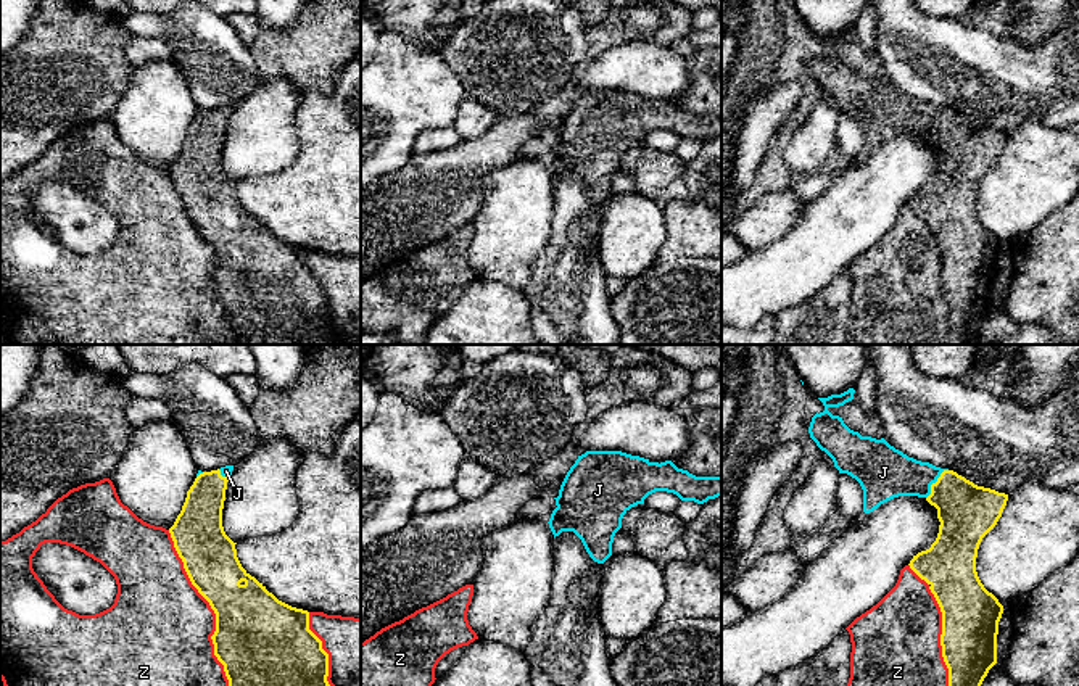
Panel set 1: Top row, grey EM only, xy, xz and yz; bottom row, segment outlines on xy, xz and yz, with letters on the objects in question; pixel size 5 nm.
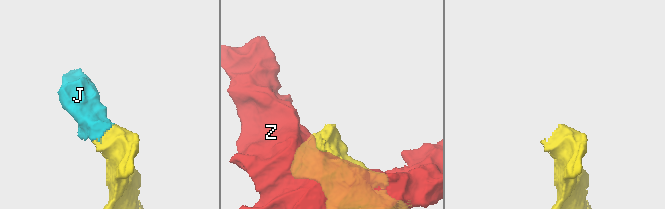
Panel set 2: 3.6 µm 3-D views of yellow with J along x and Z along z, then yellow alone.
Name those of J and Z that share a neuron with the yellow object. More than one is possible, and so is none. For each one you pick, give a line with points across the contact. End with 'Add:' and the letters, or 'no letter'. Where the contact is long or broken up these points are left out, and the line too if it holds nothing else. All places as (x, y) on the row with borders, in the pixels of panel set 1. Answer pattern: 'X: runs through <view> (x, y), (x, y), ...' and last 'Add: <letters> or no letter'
J: runs through yz (967, 512), (941, 487), (933, 483), (884, 472)
Add: J

